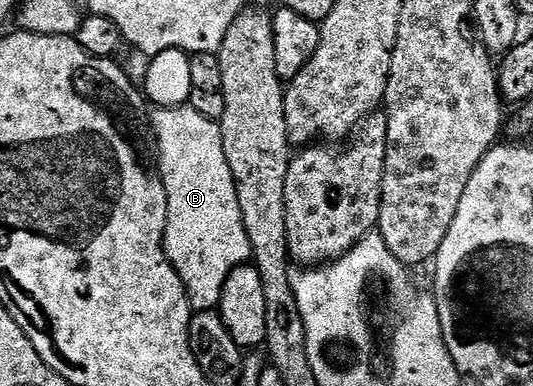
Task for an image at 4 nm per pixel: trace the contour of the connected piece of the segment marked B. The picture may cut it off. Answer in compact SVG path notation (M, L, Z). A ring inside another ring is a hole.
M189 104L176 107L154 107L149 110L150 128L156 142L158 172L168 195L168 215L166 216L166 257L180 275L194 311L217 310L220 295L228 275L236 267L251 260L248 231L244 231L244 219L240 215L240 199L236 199L236 183L232 179L232 167L224 159L222 127L217 120L206 118Z

